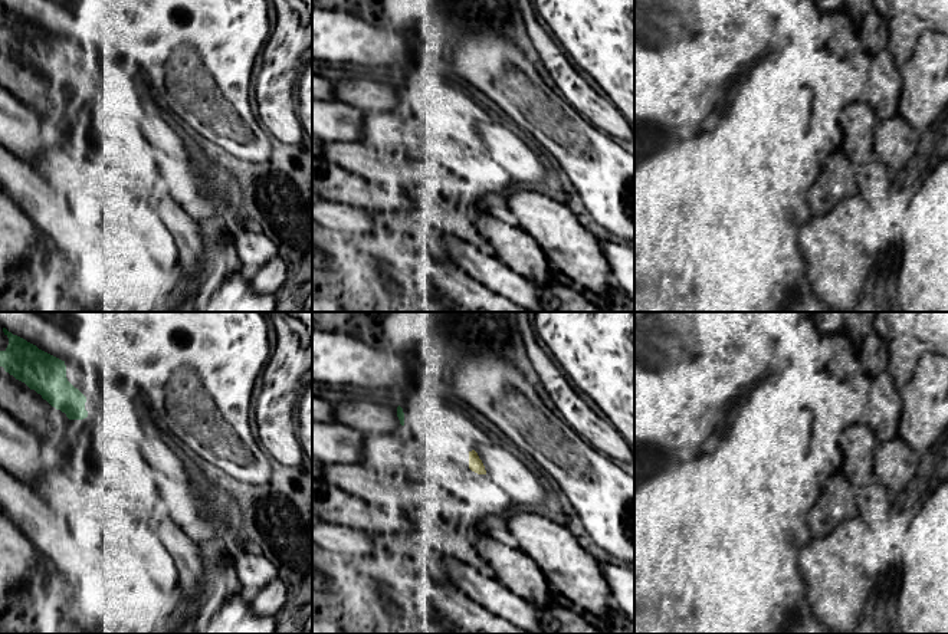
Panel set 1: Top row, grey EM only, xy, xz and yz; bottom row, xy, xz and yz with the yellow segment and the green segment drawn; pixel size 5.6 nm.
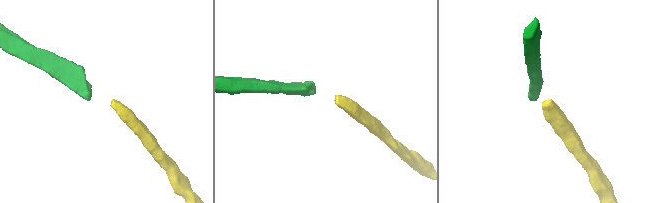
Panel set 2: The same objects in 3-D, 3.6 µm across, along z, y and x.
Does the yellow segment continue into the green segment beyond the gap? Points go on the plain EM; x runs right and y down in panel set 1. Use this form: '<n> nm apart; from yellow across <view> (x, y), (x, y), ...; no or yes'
400 nm apart; from yellow across xz (469, 130), (403, 102); no

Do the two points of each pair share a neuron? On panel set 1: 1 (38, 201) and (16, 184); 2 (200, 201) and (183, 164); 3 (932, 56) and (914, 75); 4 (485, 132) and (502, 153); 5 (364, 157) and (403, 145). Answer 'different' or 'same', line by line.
1: same
2: same
3: same
4: same
5: different

